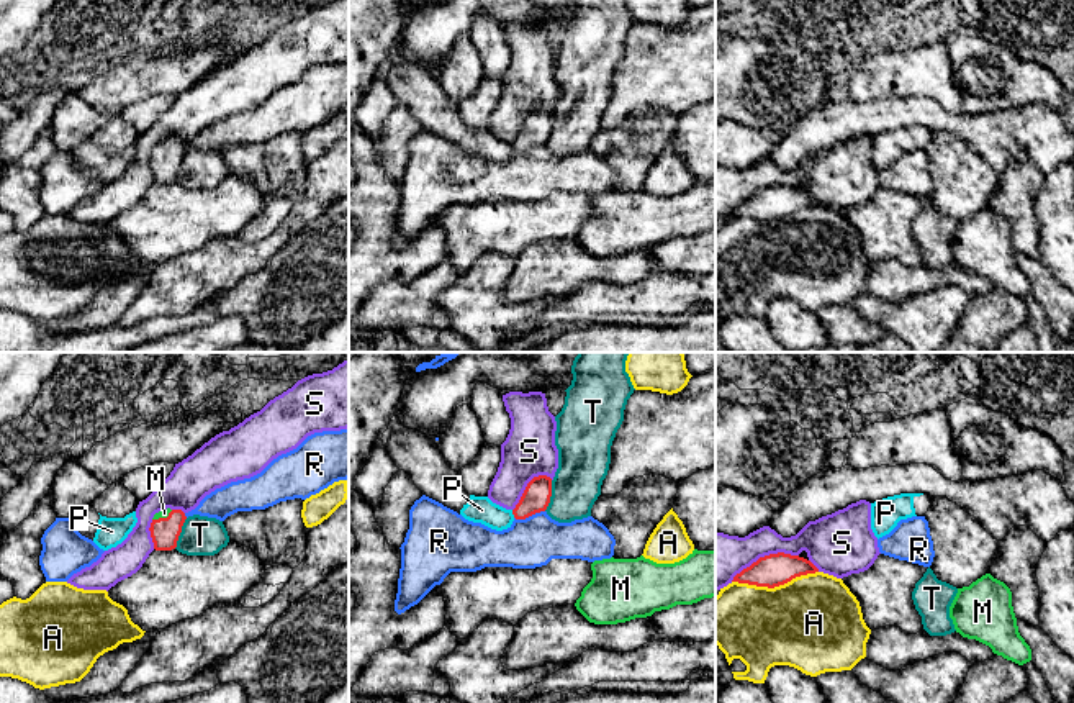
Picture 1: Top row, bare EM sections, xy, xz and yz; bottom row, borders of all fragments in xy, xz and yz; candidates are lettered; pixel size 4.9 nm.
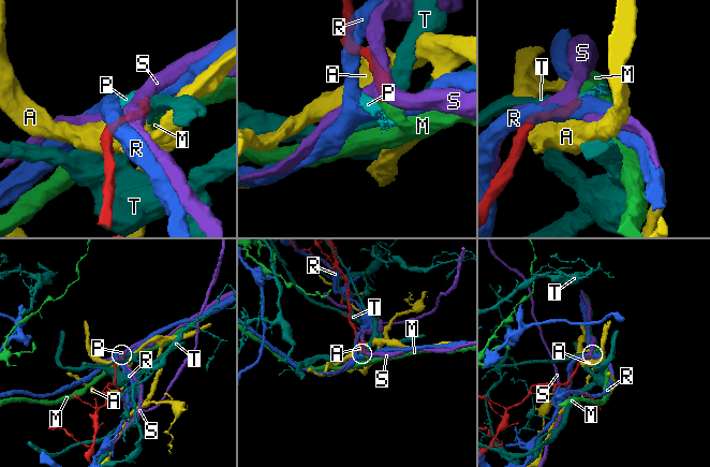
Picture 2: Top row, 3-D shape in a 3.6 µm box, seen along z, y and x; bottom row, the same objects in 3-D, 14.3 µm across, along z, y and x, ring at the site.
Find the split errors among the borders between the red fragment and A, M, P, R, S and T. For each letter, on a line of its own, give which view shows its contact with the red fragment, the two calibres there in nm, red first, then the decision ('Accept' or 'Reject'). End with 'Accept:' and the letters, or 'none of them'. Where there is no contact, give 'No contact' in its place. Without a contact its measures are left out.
A: Touches red in yz. Thickness 160 nm (red) against 460 nm. Reject
M: Touches red in xy. Thickness 140 nm (red) against 40 nm. Accept
P: Touches red in xz. Thickness 140 nm (red) against 130 nm. Reject
R: Touches red in xz. Thickness 140 nm (red) against 240 nm. Reject
S: Touches red in yz. Thickness 160 nm (red) against 260 nm. Reject
T: Touches red in xy. Thickness 140 nm (red) against 190 nm. Reject
Accept: M

